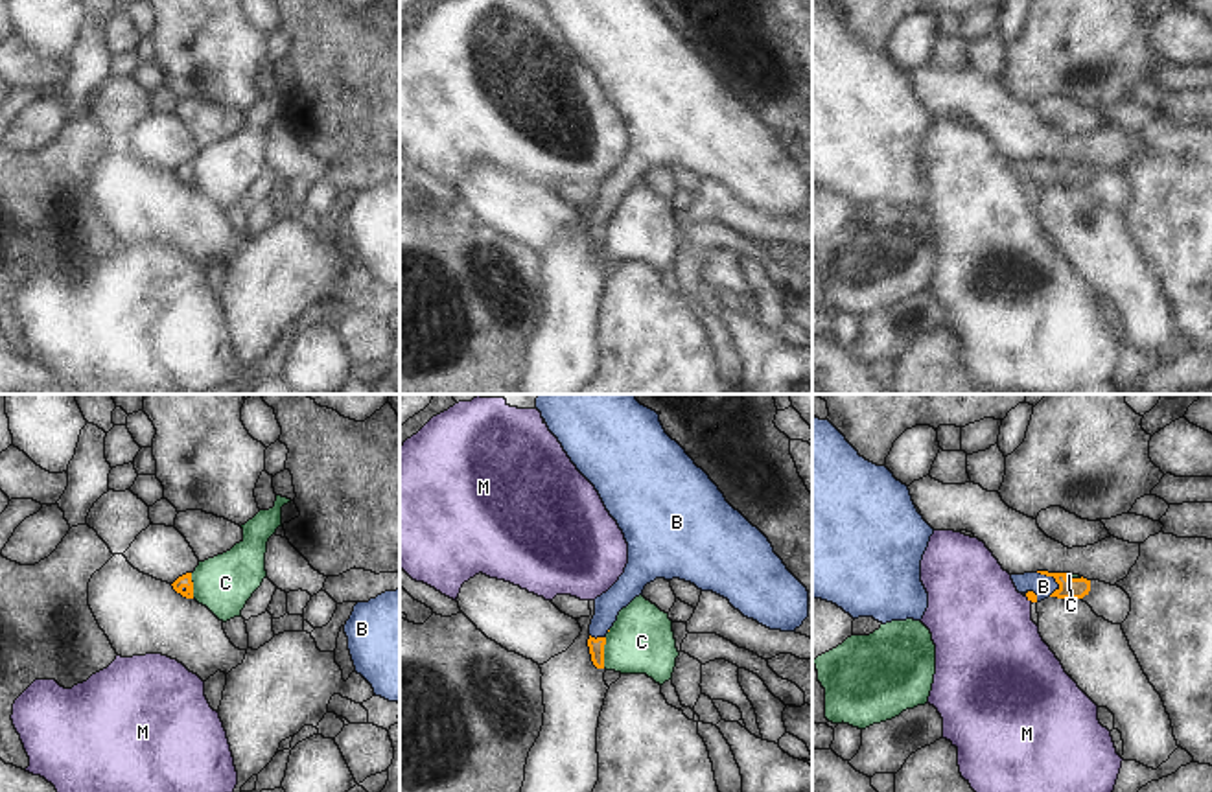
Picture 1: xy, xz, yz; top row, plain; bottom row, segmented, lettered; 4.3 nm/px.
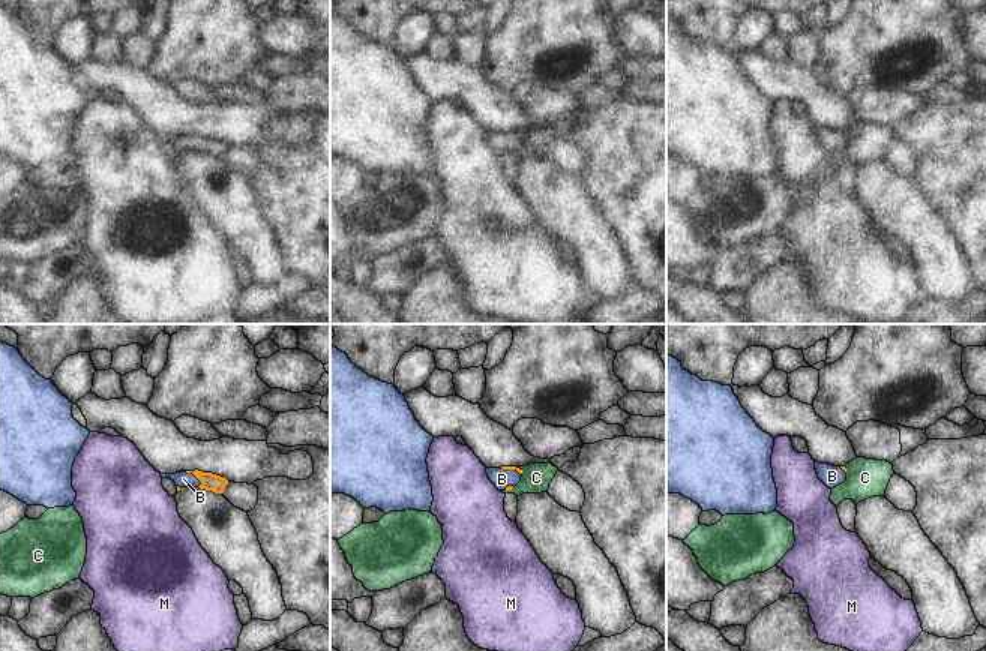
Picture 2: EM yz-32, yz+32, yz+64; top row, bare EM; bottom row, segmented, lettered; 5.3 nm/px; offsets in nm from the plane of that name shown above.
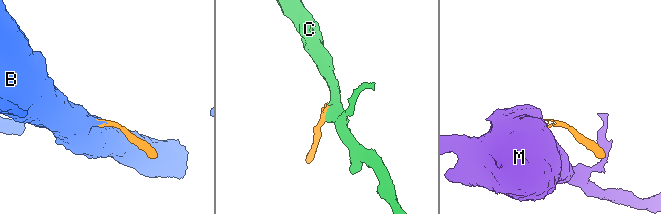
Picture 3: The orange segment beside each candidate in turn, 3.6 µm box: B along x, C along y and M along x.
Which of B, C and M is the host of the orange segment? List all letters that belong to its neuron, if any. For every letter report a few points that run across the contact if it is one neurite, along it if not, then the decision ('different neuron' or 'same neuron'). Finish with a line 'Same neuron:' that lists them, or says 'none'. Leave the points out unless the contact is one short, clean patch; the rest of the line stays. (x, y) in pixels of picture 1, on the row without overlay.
B: line yz (1069, 175), (1063, 175), (1050, 163), (1043, 174); same neuron
C: line xz (606, 225), (603, 255); different neuron
M: line yz (1026, 183), (1032, 188); different neuron
Same neuron: B

